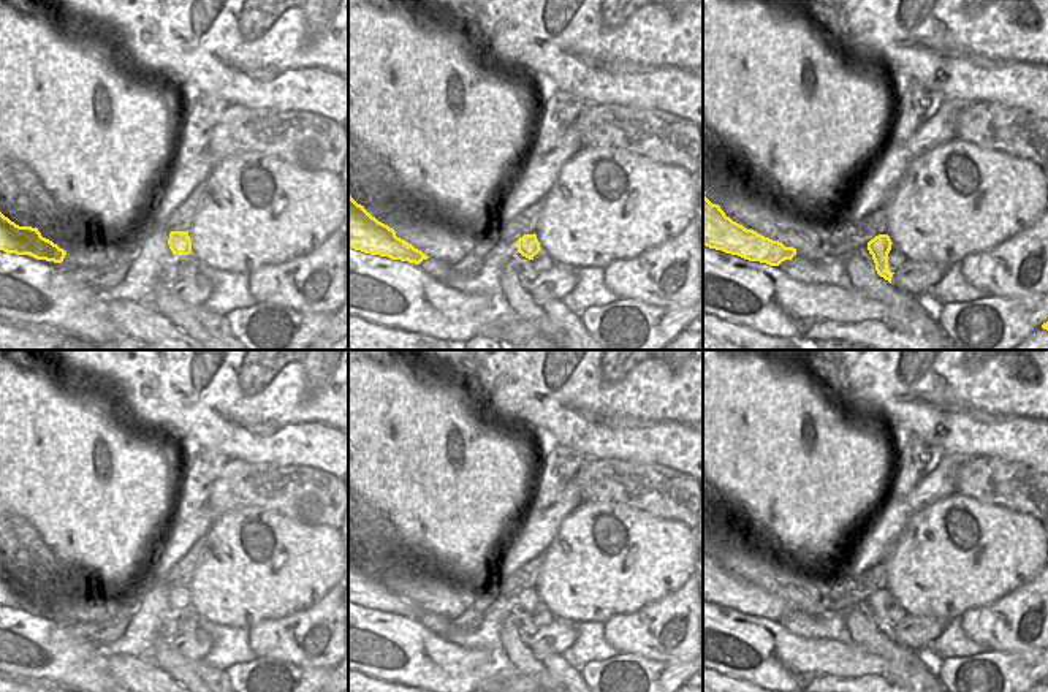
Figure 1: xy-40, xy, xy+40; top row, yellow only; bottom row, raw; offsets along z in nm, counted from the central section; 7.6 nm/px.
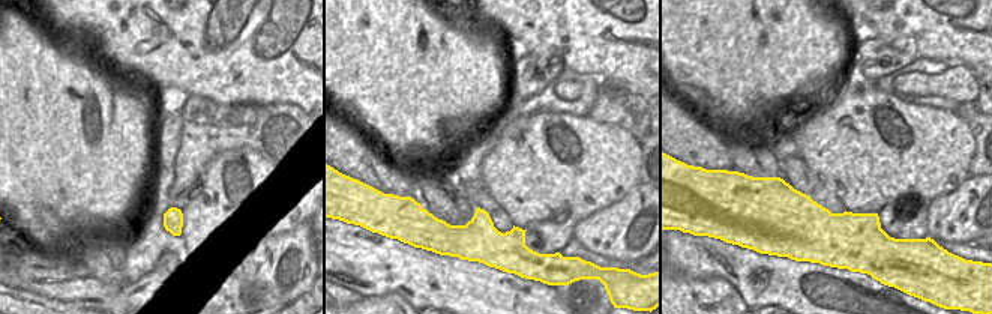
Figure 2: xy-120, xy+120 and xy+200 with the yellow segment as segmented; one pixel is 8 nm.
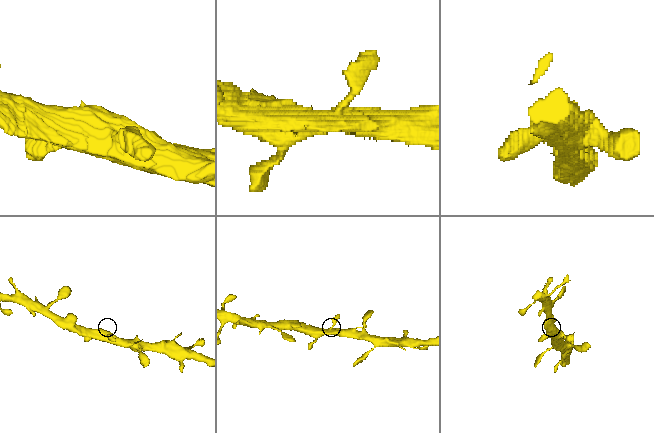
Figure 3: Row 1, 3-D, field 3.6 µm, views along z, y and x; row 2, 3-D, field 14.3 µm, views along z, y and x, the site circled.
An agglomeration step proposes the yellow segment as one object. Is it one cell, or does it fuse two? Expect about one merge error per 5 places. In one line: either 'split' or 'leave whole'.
leave whole

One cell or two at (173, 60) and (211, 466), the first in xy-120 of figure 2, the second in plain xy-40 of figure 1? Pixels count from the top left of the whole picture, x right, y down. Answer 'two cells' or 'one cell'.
two cells

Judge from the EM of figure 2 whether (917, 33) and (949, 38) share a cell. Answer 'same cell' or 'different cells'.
same cell

